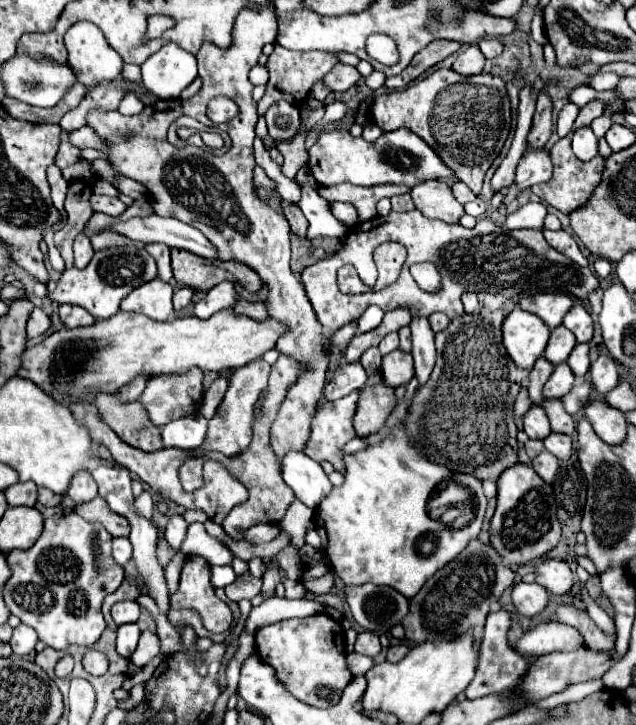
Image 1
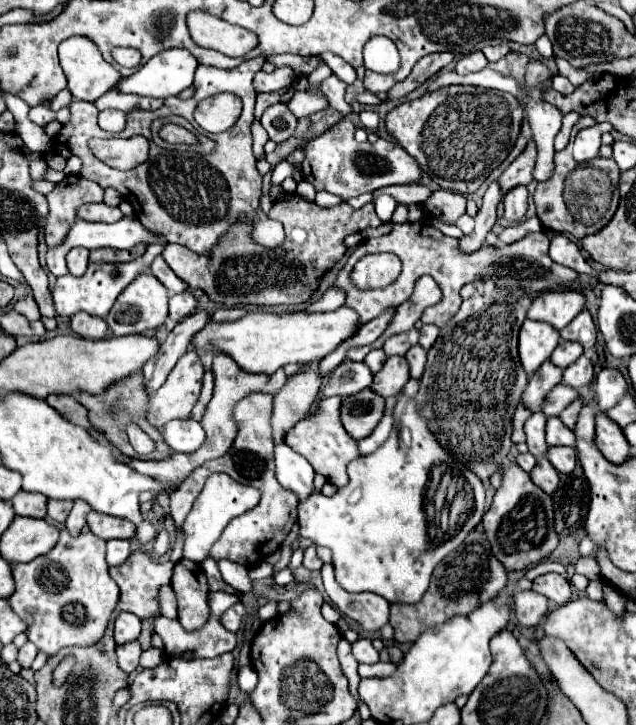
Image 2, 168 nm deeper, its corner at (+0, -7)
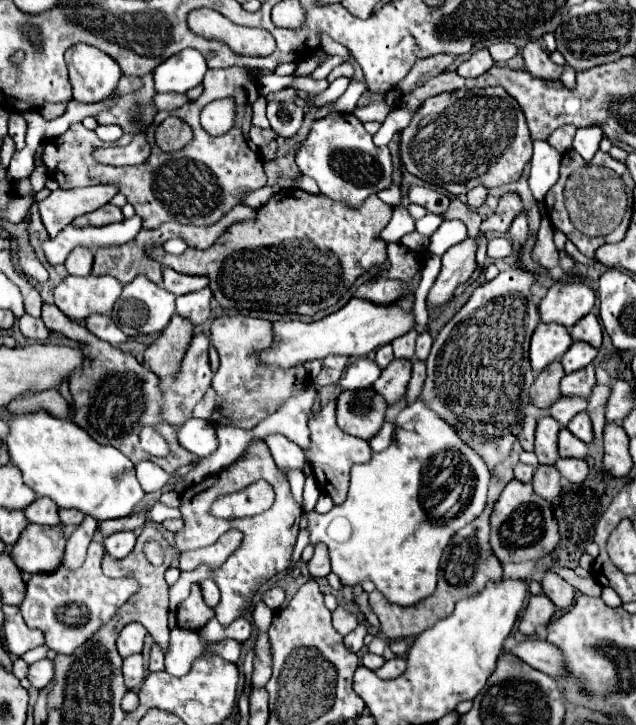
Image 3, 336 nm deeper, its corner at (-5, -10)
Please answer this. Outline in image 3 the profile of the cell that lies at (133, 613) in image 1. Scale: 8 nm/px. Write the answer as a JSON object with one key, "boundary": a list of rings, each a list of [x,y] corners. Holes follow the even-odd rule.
{"boundary":[[[128,624],[122,628],[120,636],[118,636],[118,652],[122,658],[132,656],[132,654],[140,654],[142,646],[144,646],[144,636],[146,636],[146,628],[142,624]]]}

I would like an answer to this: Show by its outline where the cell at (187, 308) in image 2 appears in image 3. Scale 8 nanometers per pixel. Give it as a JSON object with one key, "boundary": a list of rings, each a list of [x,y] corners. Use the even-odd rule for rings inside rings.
{"boundary":[[[210,288],[200,292],[190,292],[176,298],[176,312],[188,318],[192,324],[204,324],[210,318]]]}

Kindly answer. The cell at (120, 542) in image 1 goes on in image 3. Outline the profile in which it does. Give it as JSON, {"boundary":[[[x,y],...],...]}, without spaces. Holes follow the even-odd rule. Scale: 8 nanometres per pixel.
{"boundary":[[[124,530],[124,532],[114,532],[112,536],[106,536],[104,548],[106,548],[106,552],[108,552],[110,556],[114,556],[114,558],[124,558],[124,556],[128,556],[128,554],[132,552],[134,542],[136,542],[134,532]]]}

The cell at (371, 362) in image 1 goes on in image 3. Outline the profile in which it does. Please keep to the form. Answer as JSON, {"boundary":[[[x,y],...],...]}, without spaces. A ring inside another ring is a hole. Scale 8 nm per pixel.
{"boundary":[[[384,344],[382,348],[376,350],[376,364],[380,368],[386,368],[392,360],[394,360],[394,354],[392,354],[392,346],[390,344]]]}

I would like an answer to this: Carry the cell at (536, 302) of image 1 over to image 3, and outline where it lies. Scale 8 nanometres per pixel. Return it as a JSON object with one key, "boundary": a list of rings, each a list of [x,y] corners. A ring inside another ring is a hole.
{"boundary":[[[556,282],[540,300],[542,322],[556,322],[572,328],[596,302],[596,294],[582,282]]]}

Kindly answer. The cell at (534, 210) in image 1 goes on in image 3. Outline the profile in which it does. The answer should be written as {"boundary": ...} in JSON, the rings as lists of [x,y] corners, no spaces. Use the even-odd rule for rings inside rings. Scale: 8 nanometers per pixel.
{"boundary":[[[494,238],[494,240],[488,242],[488,252],[486,254],[492,260],[506,258],[506,256],[510,256],[510,248],[512,248],[510,240],[506,240],[506,238]]]}

